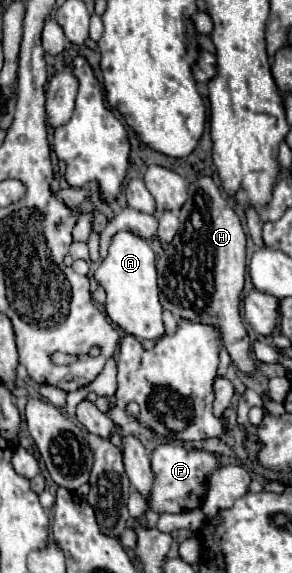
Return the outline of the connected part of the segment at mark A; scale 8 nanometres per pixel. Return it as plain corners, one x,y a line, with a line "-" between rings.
116,232
110,240
108,256
94,272
96,282
106,290
106,314
114,324
136,338
158,340
164,336
162,306
158,302
154,252
146,240
132,232

